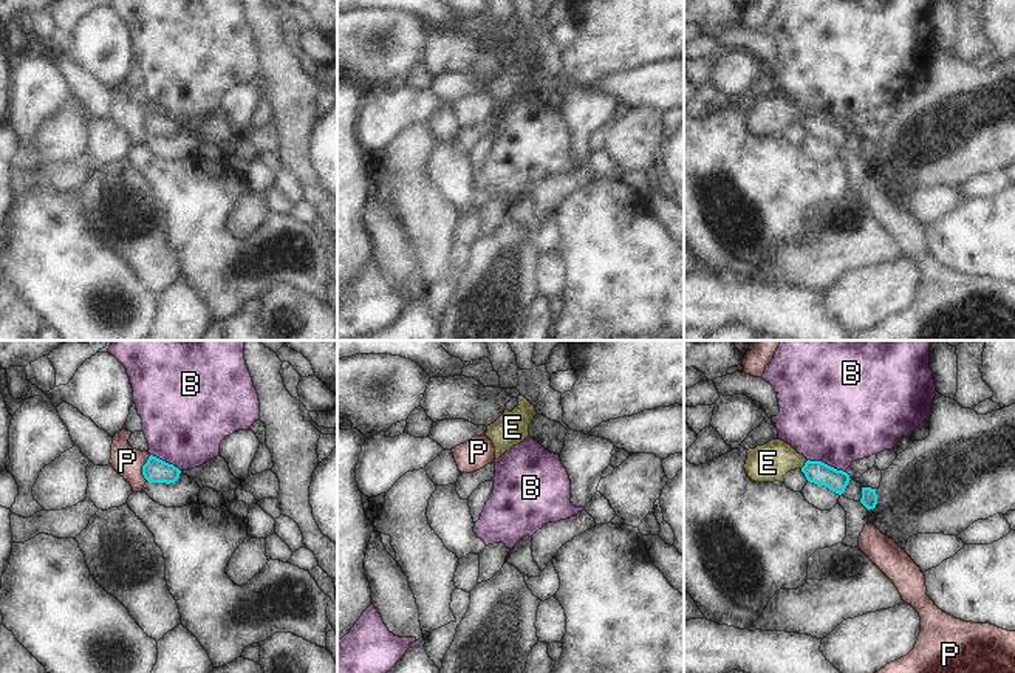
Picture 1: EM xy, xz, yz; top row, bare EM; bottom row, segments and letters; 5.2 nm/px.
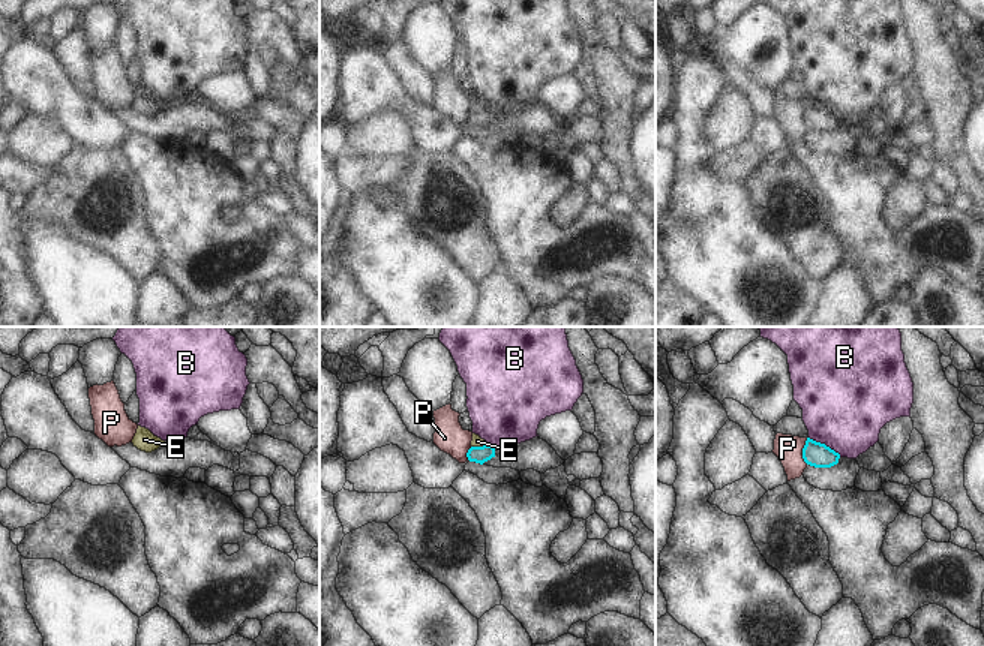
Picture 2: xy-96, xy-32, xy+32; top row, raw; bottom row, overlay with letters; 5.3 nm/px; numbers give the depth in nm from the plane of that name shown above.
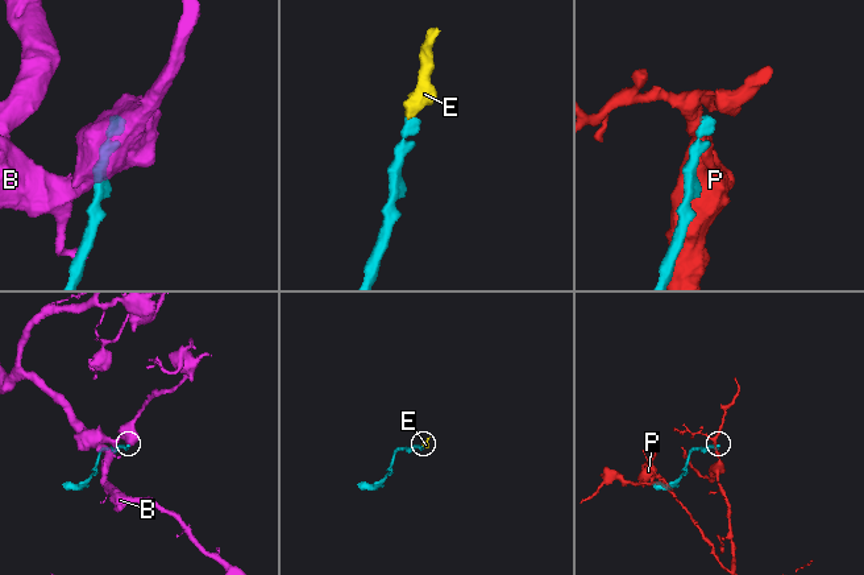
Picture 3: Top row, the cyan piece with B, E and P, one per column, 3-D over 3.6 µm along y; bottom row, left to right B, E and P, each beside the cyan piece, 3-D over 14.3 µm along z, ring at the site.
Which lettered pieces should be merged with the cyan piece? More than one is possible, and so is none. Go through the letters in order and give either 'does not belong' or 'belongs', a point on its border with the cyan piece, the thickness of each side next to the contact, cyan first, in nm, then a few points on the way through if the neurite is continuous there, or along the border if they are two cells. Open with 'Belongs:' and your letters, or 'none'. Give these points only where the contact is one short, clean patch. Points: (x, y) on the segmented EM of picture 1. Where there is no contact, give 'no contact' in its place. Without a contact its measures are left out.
Belongs: E
B: does not belong; meets cyan in yz at (827, 464); 120 nm thick on the cyan side, 480 nm on the other; border along yz (808, 458), (823, 461), (845, 472)
E: belongs; meets cyan in yz at (805, 464); 120 nm thick on the cyan side, 200 nm on the other; runs through yz (817, 472), (805, 464), (768, 463)
P: does not belong; meets cyan in xy at (143, 468); 130 nm thick on the cyan side, 160 nm on the other; border along xy (150, 455), (143, 466), (143, 477), (146, 480)

